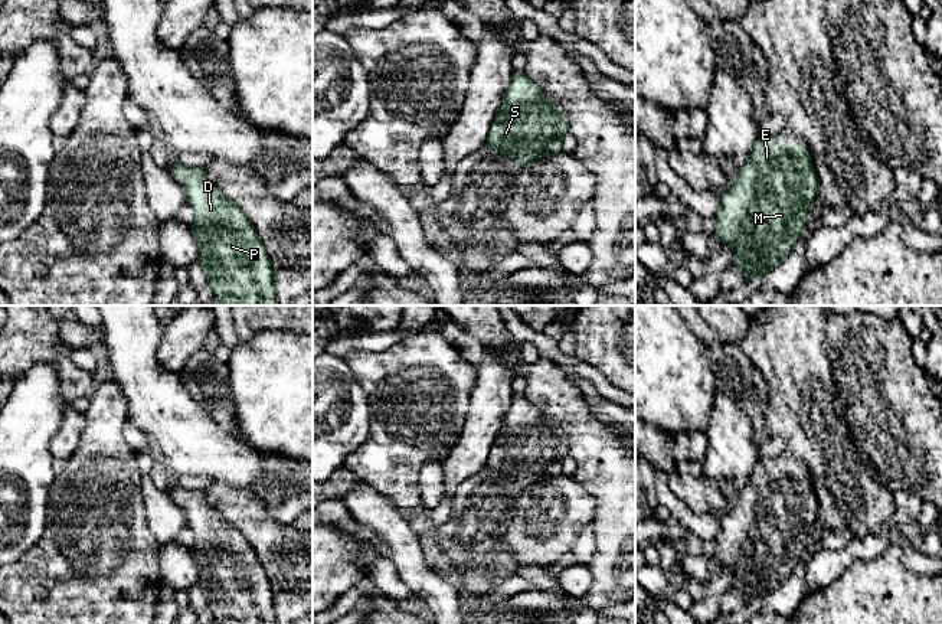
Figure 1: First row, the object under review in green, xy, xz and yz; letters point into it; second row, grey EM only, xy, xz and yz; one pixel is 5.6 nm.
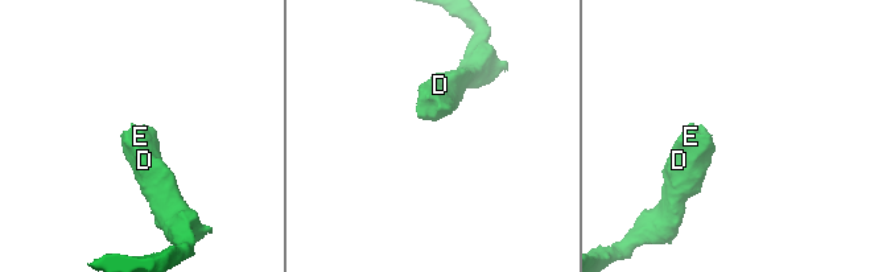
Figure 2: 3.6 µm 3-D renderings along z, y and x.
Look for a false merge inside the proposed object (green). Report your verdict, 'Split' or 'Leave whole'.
Leave whole

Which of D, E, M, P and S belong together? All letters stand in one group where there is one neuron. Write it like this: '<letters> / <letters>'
D E M P S

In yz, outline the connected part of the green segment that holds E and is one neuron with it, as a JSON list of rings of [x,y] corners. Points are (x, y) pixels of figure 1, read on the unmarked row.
[[[759,458],[749,476],[748,484],[739,490],[737,503],[722,517],[720,530],[714,538],[717,542],[716,559],[720,566],[733,568],[732,589],[743,592],[746,595],[746,604],[766,598],[789,578],[801,561],[808,543],[809,527],[817,520],[818,512],[818,496],[808,471],[802,471],[798,463],[795,463],[792,470],[782,470],[776,464],[776,458]]]

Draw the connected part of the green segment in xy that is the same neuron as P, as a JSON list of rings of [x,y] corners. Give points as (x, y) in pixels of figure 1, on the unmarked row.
[[[173,483],[170,496],[187,513],[187,526],[194,533],[190,551],[199,566],[199,587],[207,598],[207,608],[219,624],[274,624],[274,594],[271,582],[246,536],[225,520],[217,510],[207,503],[205,490],[183,489]]]

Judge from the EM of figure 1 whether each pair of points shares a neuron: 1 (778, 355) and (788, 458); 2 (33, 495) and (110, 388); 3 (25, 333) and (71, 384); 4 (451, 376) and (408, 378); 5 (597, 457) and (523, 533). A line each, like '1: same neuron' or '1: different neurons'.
1: different neurons
2: different neurons
3: same neuron
4: same neuron
5: different neurons

